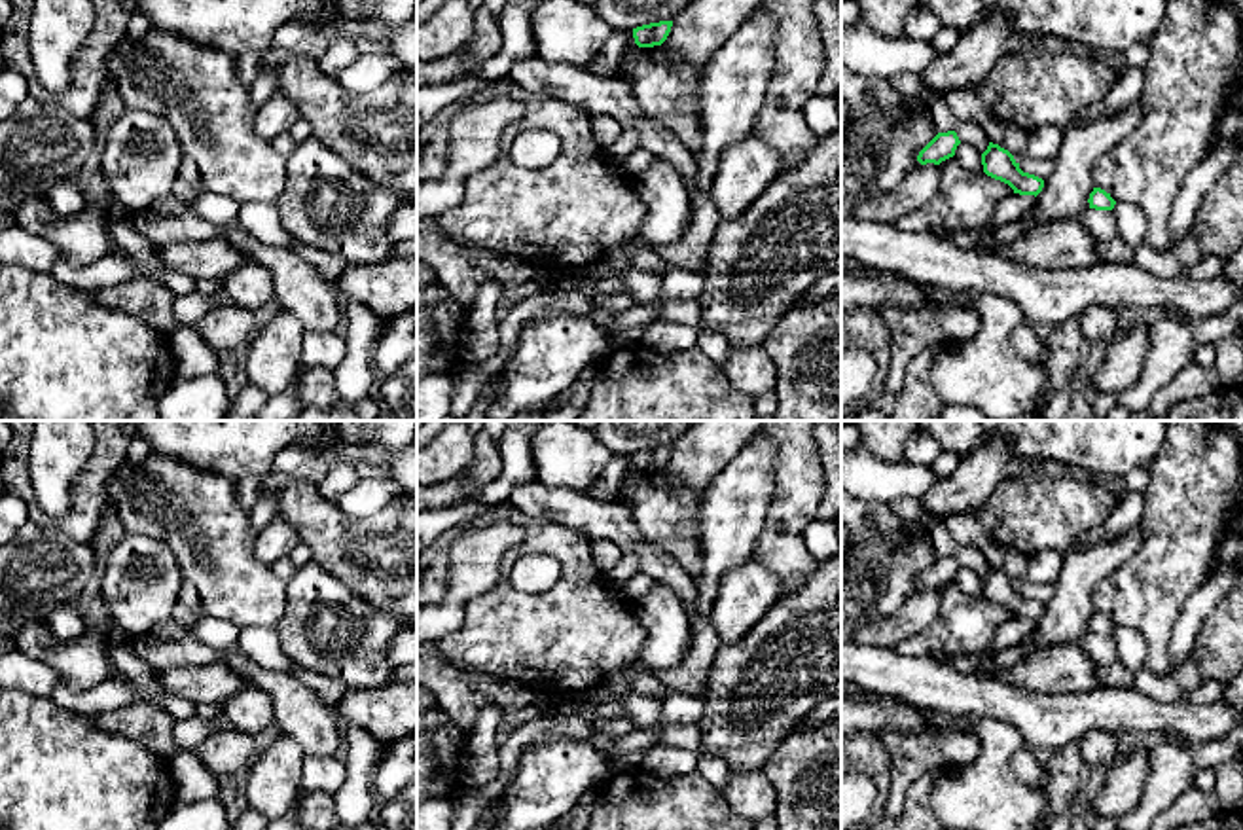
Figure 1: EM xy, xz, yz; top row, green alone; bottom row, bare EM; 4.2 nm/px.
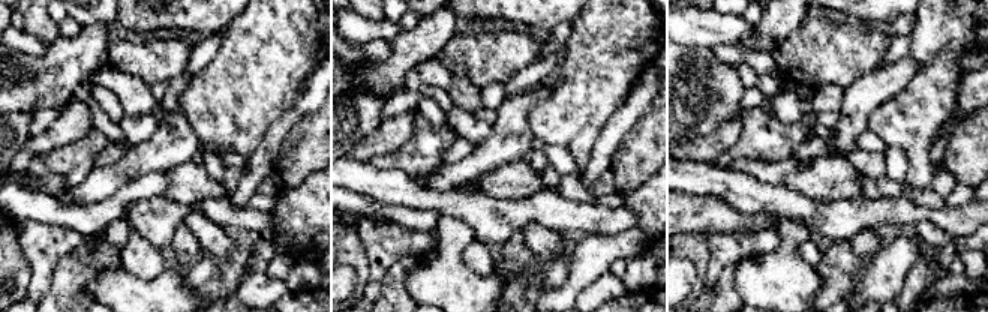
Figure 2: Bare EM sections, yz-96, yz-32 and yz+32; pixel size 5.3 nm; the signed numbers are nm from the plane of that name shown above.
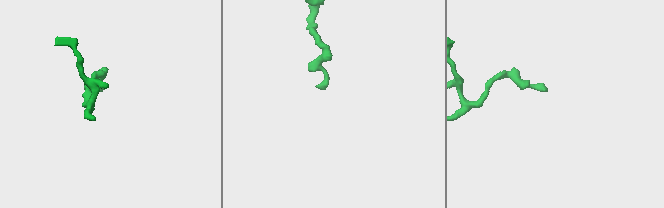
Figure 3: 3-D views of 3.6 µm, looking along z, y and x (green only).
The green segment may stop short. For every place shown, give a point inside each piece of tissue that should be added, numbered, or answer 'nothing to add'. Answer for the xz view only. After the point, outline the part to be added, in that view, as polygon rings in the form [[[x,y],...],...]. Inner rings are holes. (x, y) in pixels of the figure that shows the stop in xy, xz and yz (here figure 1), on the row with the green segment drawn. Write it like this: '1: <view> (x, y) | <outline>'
nothing to add

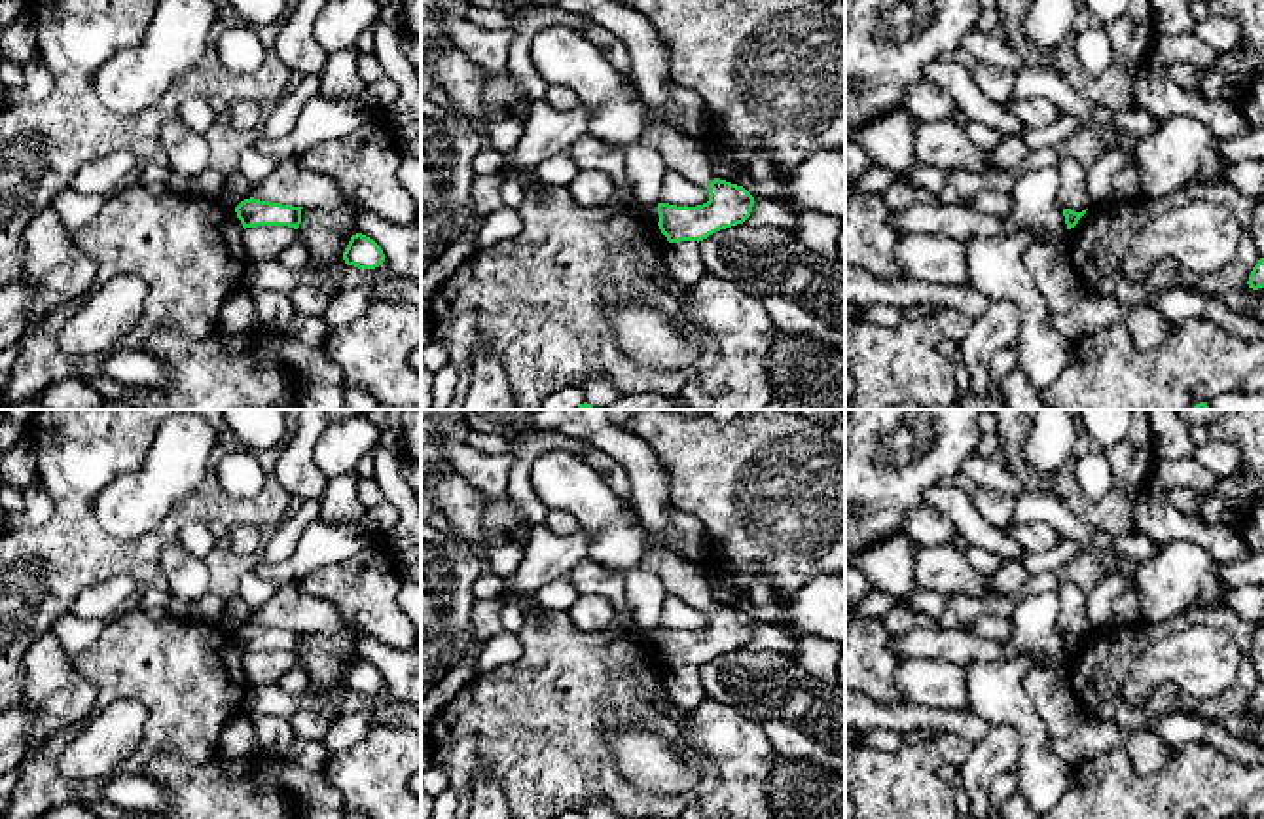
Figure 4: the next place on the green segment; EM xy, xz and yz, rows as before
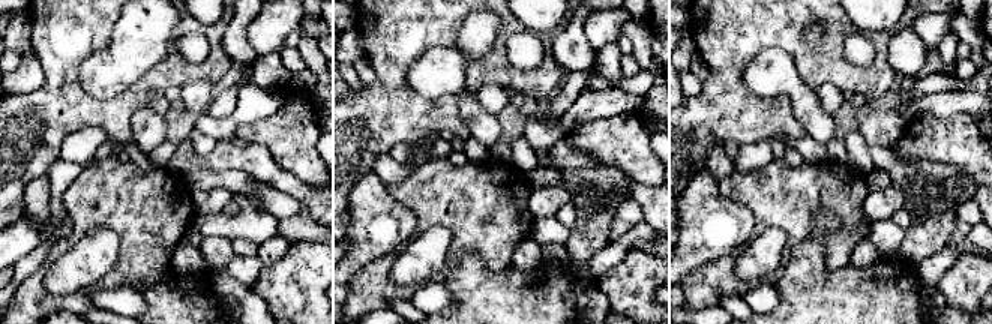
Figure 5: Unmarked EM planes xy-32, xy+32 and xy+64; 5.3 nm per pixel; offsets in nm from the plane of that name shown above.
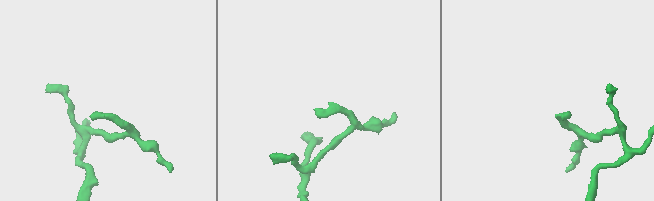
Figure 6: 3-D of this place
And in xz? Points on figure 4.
1: xz (683, 152) | [[[648,108],[642,144],[658,150],[669,169],[680,173],[692,184],[707,188],[714,180],[703,140],[663,125]]]

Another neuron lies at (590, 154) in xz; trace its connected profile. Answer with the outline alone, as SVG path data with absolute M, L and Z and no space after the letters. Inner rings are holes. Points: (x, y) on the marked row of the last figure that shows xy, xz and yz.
M589 133L574 140L567 152L580 171L605 173L616 180L623 176L623 171L625 171L623 150L618 146L601 142Z

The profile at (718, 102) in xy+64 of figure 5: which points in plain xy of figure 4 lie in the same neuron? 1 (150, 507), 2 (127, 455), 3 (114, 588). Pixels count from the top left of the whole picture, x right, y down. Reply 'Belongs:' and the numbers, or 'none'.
Belongs: 2

